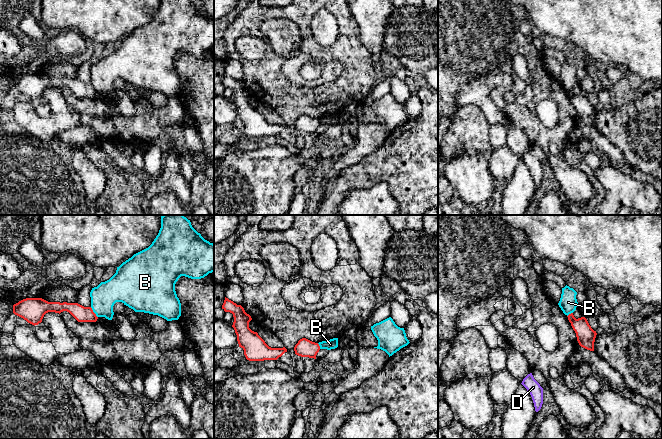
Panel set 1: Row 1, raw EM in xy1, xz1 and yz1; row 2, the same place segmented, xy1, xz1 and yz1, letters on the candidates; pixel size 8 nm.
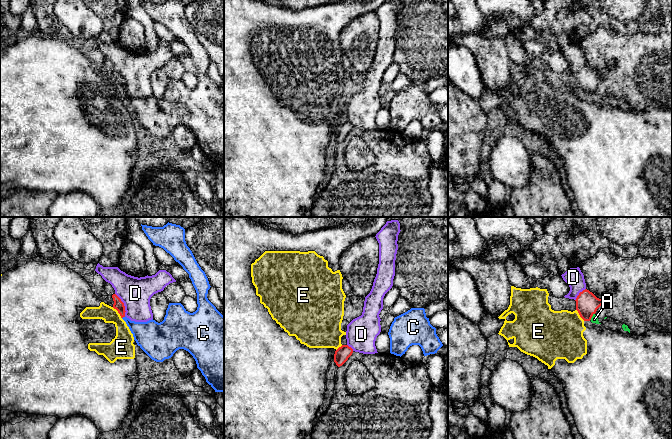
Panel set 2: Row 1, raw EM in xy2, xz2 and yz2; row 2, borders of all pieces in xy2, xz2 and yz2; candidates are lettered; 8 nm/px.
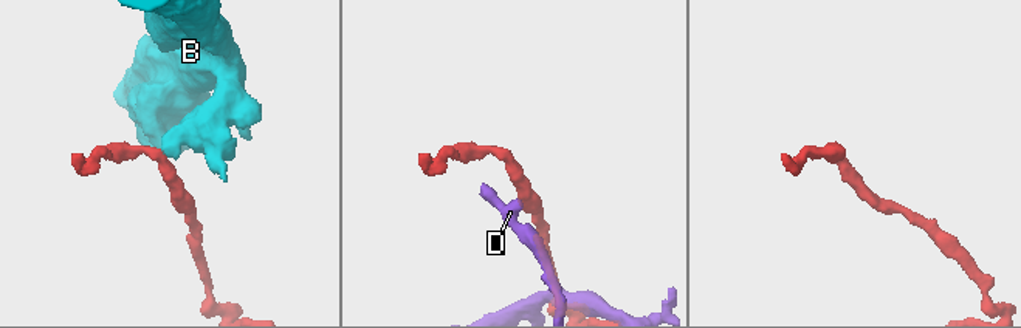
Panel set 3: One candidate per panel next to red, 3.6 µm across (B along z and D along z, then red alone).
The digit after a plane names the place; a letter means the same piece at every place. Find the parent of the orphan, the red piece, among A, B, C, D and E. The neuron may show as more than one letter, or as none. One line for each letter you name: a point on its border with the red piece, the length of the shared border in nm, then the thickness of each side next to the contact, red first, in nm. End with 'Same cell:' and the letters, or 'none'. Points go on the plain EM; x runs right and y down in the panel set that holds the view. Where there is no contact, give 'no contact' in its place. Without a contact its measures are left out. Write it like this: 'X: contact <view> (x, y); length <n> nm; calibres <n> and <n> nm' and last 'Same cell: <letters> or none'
C: contact xy2 (123, 92); length 40 nm; calibres 80 and 220 nm
Same cell: C

